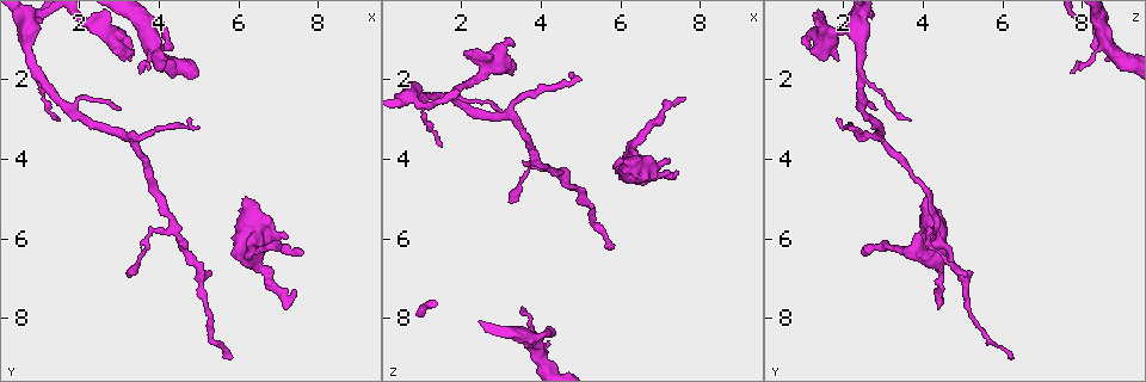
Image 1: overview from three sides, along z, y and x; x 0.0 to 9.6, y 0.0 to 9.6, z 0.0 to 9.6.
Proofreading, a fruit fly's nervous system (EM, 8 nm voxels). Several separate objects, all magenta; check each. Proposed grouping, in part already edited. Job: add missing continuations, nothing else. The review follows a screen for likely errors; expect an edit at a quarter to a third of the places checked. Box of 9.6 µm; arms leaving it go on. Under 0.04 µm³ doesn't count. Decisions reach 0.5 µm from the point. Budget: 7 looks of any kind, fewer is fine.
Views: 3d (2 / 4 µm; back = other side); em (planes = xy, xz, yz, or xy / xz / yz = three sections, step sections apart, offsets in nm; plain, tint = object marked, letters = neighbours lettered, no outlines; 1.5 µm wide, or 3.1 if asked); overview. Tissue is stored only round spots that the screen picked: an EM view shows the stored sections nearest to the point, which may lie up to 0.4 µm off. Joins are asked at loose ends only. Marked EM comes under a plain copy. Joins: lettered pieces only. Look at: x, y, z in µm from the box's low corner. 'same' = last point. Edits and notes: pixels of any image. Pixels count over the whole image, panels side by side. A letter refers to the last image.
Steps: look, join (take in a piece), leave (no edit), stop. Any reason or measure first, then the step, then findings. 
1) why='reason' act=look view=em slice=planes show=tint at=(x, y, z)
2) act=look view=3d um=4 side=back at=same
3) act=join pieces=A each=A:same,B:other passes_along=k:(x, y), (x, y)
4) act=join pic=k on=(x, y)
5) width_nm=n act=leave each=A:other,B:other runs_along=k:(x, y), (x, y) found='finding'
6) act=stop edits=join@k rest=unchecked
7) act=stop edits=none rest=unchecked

why='thick end' act=look view=em slice=yz step=8 show=tint at=(6.25, 4.95, 4.05)

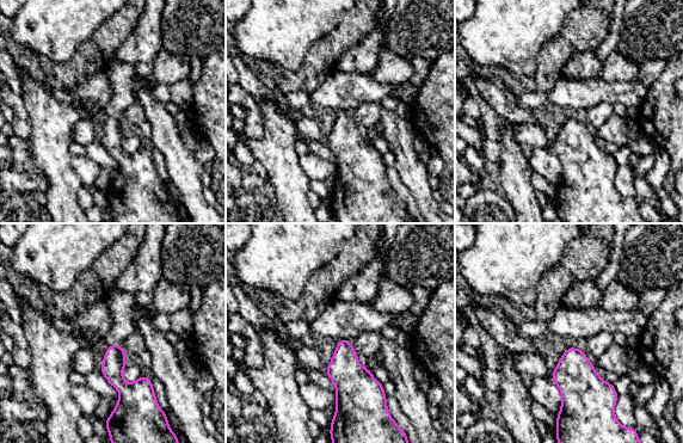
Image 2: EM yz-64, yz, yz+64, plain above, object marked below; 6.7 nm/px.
why='see the neighbours' act=look view=em slice=yz step=8 show=letters at=same

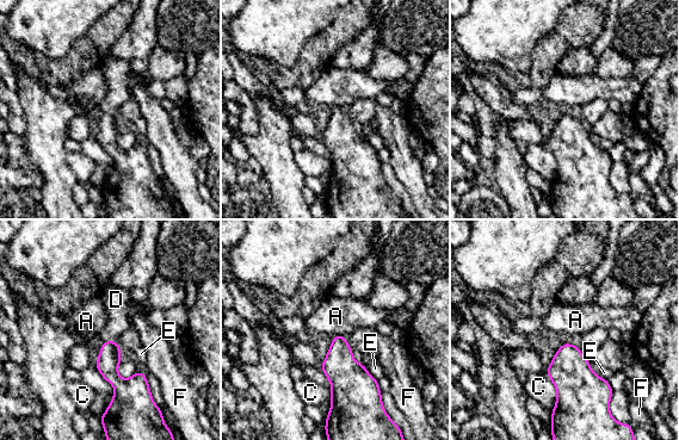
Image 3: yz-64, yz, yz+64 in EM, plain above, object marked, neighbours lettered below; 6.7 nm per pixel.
longest_contact=C:260nm act=join pieces=D each=A:other,C:other,D:same,E:other,F:other passes_along=3:(109, 358), (110, 341), (118, 321) found='the cell continues'

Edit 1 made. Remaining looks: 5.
why='redraw' act=look view=overview

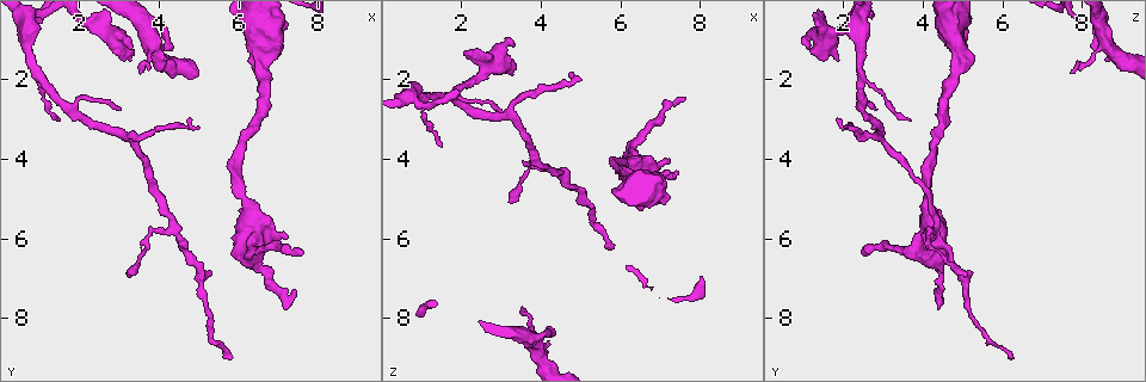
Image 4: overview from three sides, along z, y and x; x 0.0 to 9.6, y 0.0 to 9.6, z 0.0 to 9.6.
why='thin end' act=look view=3d um=2 at=(3.60, 1.85, 7.65)

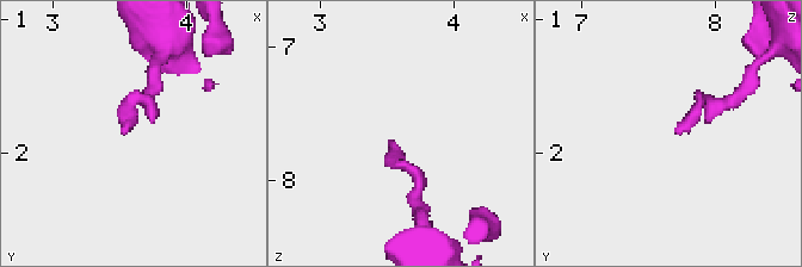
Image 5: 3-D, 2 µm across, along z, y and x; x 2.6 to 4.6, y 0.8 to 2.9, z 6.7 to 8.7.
act=look view=em slice=yz step=8 show=tint at=(3.52, 1.80, 7.70)

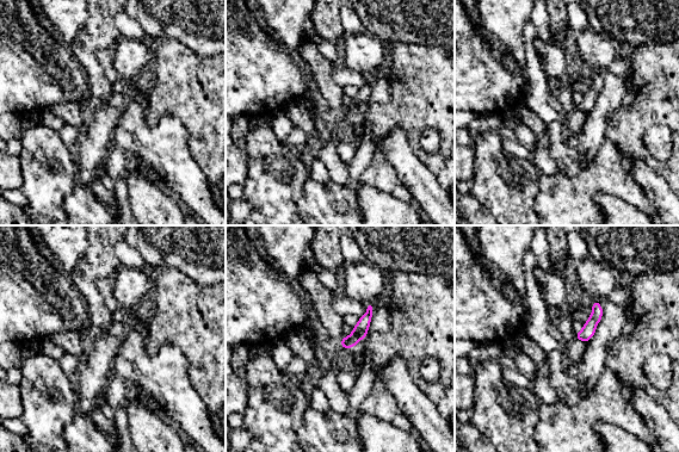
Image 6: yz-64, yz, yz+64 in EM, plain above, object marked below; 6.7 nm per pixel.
act=look view=em slice=planes show=letters at=same

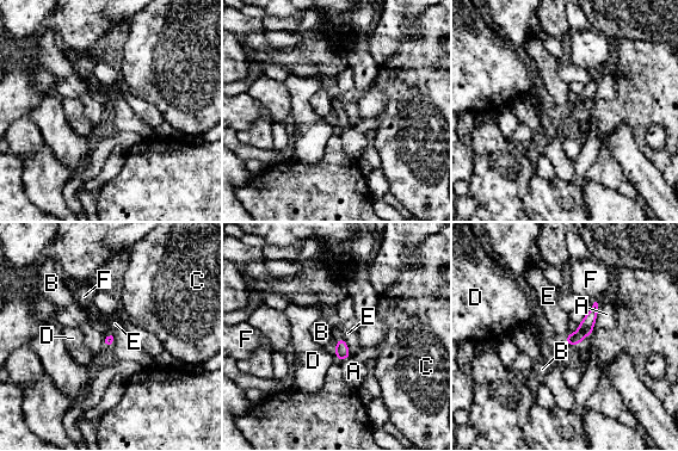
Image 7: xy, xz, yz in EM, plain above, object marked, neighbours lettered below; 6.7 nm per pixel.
longest_contact=A:190nm act=leave each=A:other,B:other,C:other,D:other,E:other,F:other found='no lettered piece goes on from it'

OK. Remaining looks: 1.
why='tapers out' act=look view=em slice=planes show=letters at=(7.60, 6.30, 2.50)

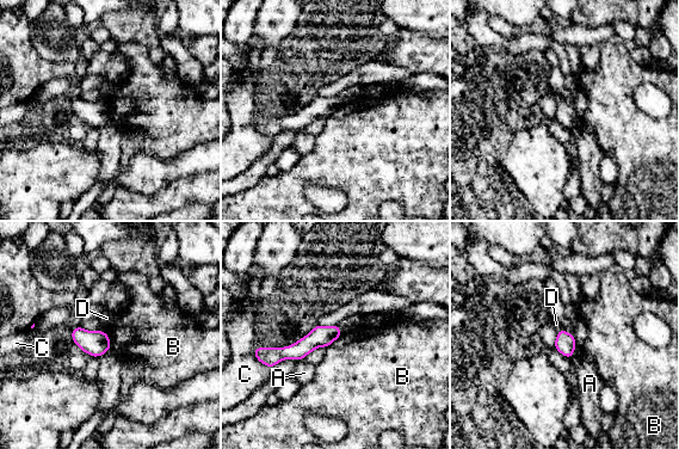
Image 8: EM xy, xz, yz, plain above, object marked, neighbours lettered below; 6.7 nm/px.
longest_contact=B:160nm act=leave each=A:other,B:other,C:other,D:other found='no lettered piece goes on from it'

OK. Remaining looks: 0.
act=stop edits=join@3 rest=unchecked

